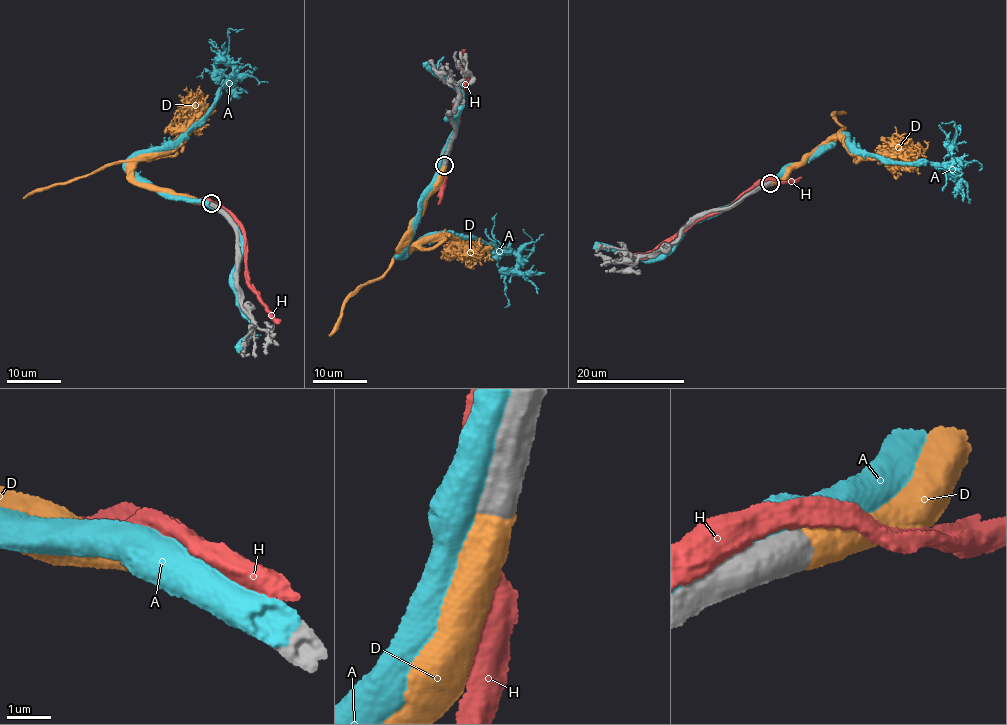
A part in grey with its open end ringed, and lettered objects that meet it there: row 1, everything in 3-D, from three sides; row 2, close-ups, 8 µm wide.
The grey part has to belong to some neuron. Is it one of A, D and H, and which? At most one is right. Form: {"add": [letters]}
{"add": ["D"]}

